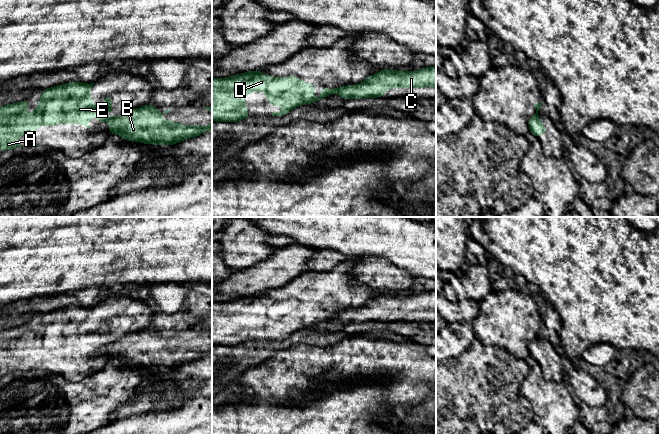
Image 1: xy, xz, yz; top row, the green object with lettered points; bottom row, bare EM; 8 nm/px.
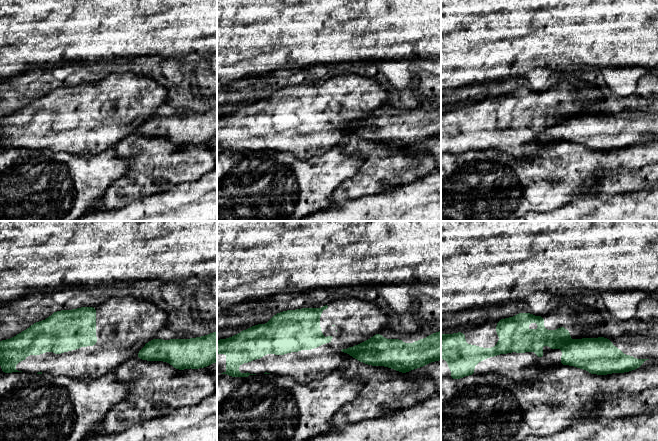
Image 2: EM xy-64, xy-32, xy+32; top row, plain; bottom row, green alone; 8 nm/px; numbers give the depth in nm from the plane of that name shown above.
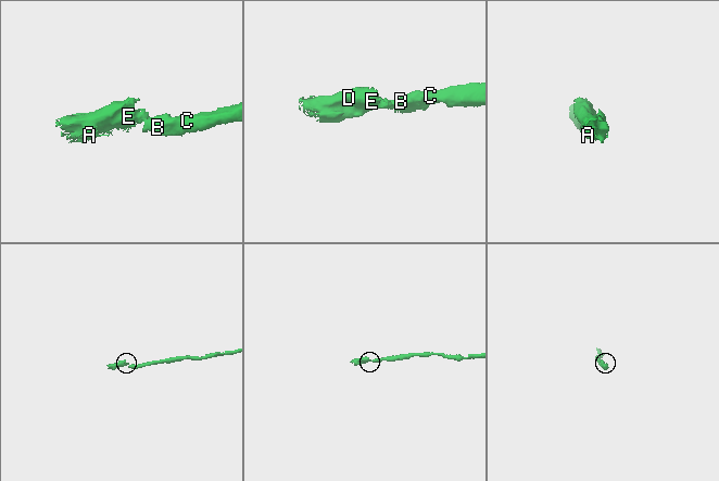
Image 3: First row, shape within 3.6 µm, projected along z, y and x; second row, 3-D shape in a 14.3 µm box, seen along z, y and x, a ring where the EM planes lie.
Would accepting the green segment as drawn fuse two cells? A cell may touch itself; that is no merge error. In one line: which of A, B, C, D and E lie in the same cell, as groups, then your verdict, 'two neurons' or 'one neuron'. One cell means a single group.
A D E / B C | two neurons

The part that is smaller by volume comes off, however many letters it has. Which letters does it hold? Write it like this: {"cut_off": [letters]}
{"cut_off": ["A", "D", "E"]}

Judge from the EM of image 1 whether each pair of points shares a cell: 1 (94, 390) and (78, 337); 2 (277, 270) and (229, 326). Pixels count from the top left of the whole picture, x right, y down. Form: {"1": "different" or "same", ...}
{"1": "different", "2": "different"}

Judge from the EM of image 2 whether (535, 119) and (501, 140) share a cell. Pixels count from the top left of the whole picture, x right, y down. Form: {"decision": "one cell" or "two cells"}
{"decision": "one cell"}

